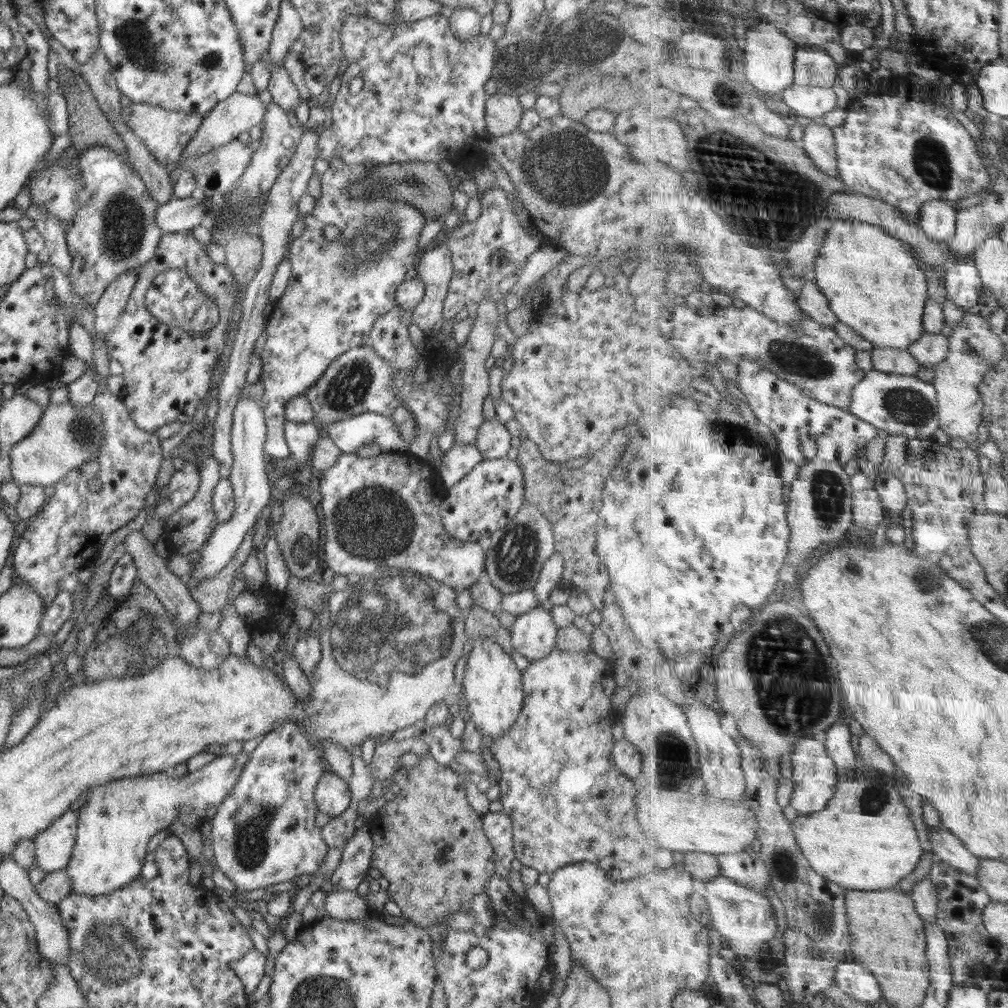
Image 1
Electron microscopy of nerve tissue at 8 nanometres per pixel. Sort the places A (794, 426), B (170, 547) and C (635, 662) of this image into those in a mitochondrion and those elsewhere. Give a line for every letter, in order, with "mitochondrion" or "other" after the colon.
A: other
B: other
C: other

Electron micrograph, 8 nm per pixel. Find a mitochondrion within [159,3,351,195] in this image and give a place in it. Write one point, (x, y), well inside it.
(209, 61)

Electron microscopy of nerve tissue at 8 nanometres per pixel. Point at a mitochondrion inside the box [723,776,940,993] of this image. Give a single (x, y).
(823, 919)

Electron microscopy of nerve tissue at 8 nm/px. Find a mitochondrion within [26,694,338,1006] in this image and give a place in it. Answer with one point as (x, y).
(115, 954)

